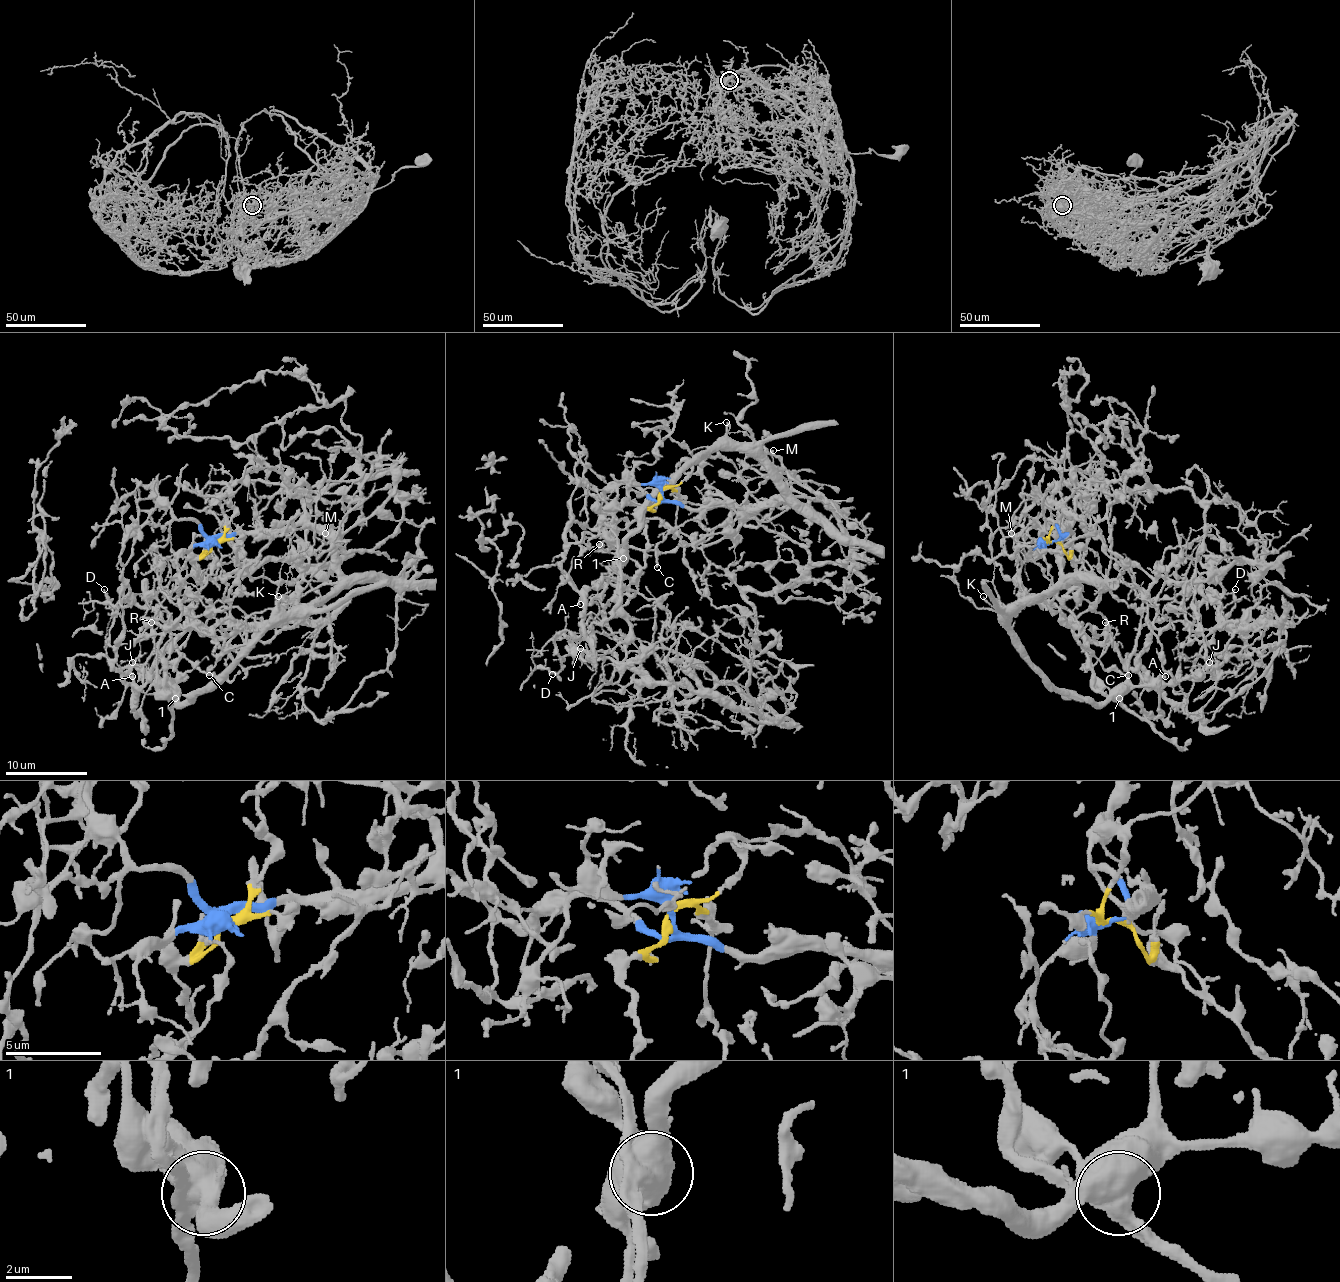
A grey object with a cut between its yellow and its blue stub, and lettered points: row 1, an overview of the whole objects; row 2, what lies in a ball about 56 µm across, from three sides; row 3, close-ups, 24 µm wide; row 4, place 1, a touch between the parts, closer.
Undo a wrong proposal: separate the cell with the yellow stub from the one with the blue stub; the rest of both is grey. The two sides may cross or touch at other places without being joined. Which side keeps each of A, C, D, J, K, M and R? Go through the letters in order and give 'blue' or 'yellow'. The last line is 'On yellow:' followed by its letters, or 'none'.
A: yellow
C: yellow
D: yellow
J: blue
K: blue
M: blue
R: blue
On yellow: A, C, D

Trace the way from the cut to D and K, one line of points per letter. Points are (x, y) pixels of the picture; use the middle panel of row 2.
D: (660, 495), (642, 515), (646, 564), (632, 597), (603, 576), (579, 635), (554, 637), (552, 674)
K: (662, 495), (668, 501), (680, 501), (691, 509), (762, 507), (786, 497), (768, 470), (727, 434), (725, 421)

